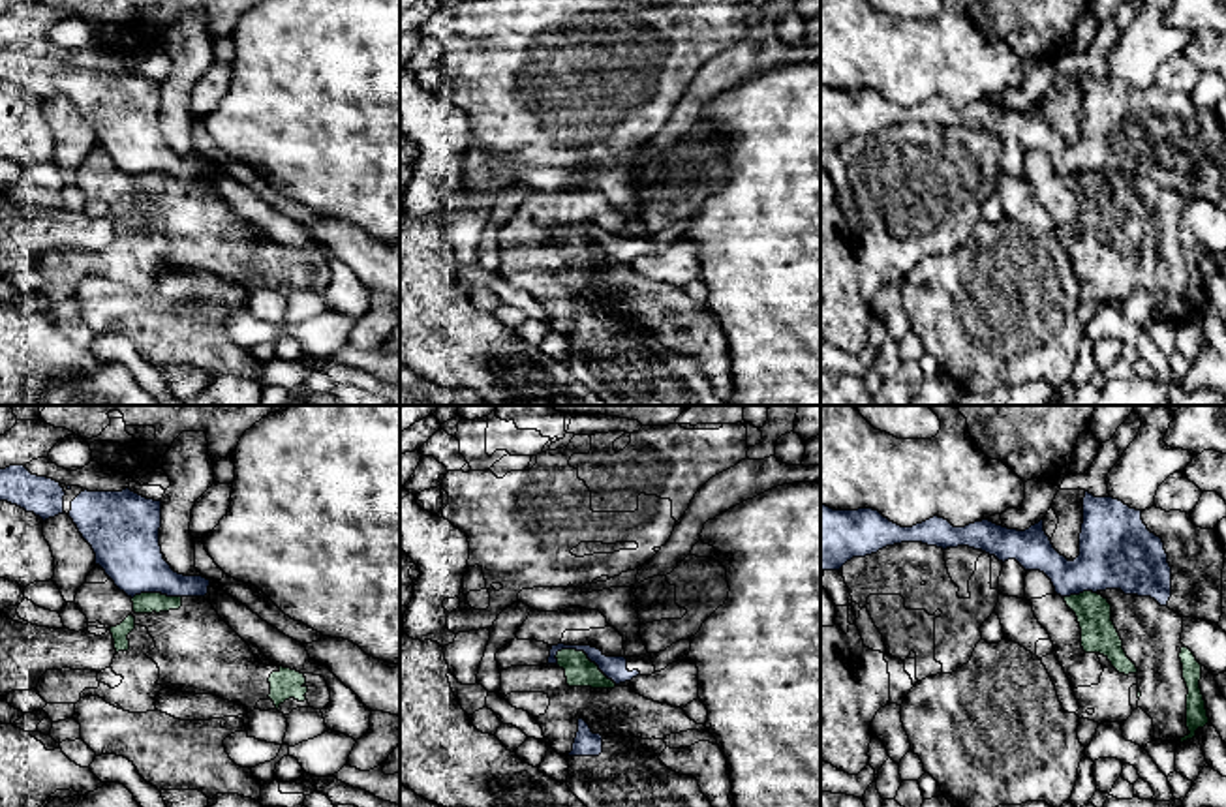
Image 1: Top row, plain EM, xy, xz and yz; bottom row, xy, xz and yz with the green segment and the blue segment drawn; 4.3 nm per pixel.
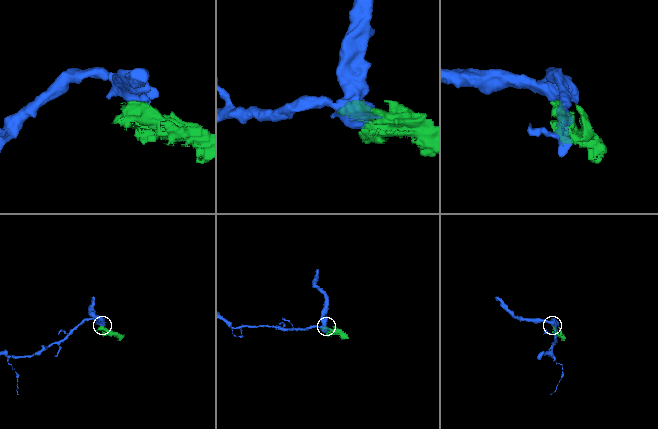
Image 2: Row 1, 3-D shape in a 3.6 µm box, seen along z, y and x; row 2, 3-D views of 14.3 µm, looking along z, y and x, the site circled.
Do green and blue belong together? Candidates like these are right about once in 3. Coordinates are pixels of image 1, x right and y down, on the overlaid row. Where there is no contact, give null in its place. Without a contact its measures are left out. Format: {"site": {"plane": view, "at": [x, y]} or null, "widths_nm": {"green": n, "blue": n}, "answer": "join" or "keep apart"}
{"site": {"plane": "xz", "at": [586, 655]}, "widths_nm": {"green": 130, "blue": 100}, "answer": "keep apart"}

